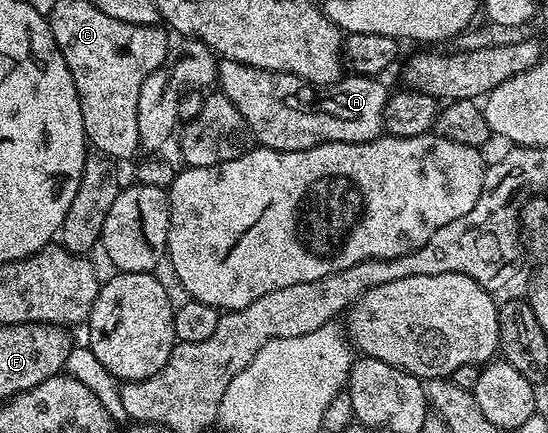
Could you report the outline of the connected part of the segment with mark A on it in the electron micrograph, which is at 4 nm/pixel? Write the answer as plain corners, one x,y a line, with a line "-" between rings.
227,59
221,60
216,67
216,76
218,78
219,92
223,93
226,99
230,99
230,103
234,103
234,107
238,107
238,111
242,115
242,119
248,124
248,132
253,138
256,137
261,146
266,149
276,149
280,153
286,151
298,151
299,149
312,149
316,145
325,145
327,141
353,141
354,143
362,143
363,141
372,141
374,138
381,136
384,128
384,105
388,102
390,89
383,85
383,80
375,77
361,77
359,75
345,75
340,78
334,85
327,86
326,93
328,97
323,97
323,92
318,91
317,86
308,84
301,77
295,77
292,73
275,73
269,69
259,69
258,67
250,67
246,63
238,63

